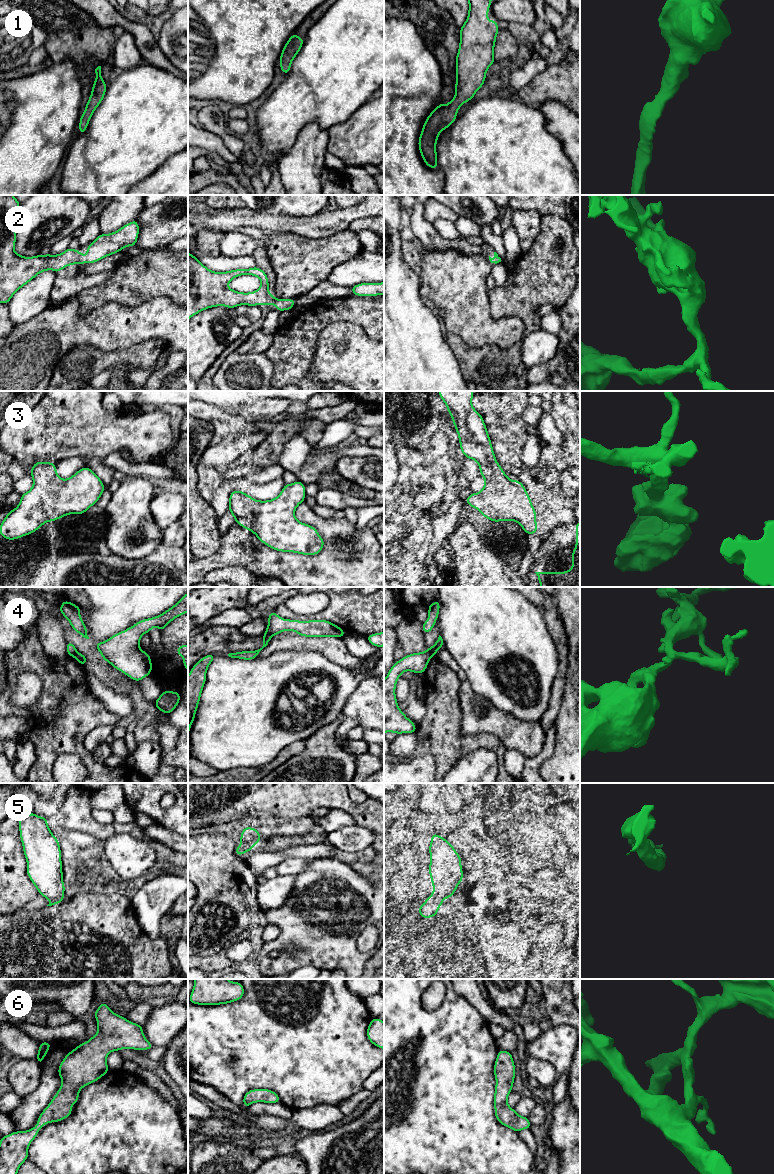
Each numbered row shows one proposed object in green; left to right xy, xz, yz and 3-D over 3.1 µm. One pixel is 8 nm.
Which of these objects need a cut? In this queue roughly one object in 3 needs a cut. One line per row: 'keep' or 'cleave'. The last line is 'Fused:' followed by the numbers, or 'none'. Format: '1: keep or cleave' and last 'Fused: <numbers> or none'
1: keep
2: keep
3: keep
4: cleave
5: keep
6: keep
Fused: 4

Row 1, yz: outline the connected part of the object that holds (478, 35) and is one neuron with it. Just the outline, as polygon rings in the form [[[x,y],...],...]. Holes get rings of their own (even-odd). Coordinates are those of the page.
[[[468,0],[468,17],[460,28],[456,55],[455,97],[447,105],[441,102],[429,114],[418,141],[420,154],[429,168],[438,168],[436,143],[439,134],[456,120],[461,105],[474,98],[484,85],[488,68],[495,63],[494,46],[500,29],[497,21],[487,19],[491,1]]]

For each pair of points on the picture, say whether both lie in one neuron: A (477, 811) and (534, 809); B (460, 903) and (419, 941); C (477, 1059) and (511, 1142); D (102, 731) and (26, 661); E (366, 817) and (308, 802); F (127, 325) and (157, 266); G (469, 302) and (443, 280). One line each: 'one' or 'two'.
A: one
B: two
C: one
D: two
E: one
F: two
G: one

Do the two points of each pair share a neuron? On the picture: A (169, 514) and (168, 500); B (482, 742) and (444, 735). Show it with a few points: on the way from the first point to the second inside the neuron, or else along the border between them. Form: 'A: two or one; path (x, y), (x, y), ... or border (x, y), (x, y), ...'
A: one; path (168, 511), (168, 503)
B: one; path (473, 742), (453, 742)

